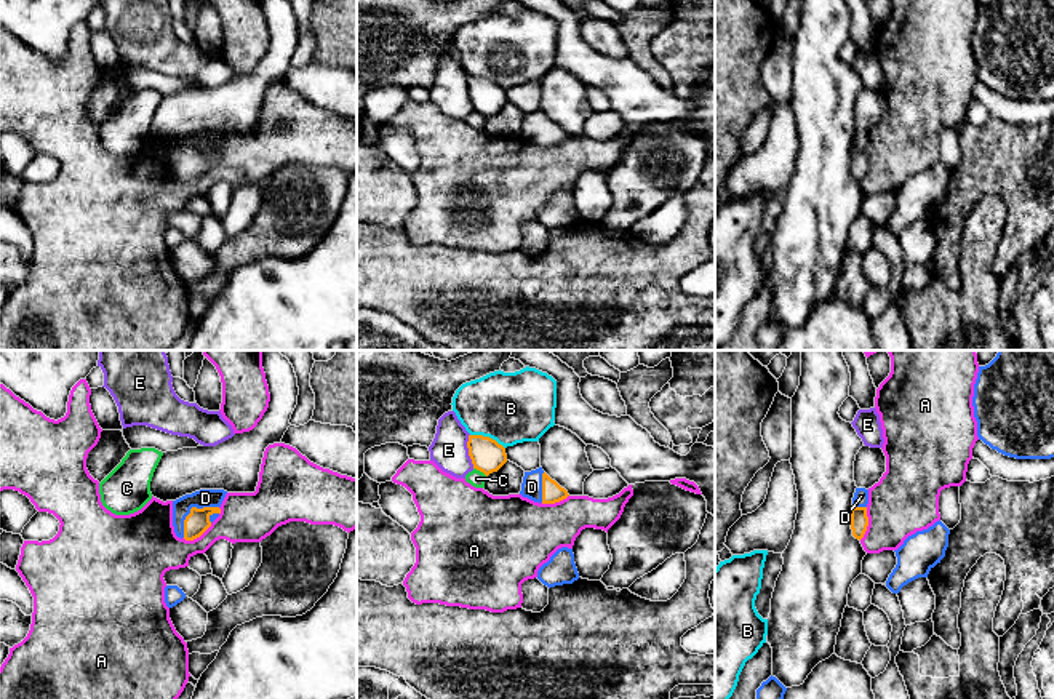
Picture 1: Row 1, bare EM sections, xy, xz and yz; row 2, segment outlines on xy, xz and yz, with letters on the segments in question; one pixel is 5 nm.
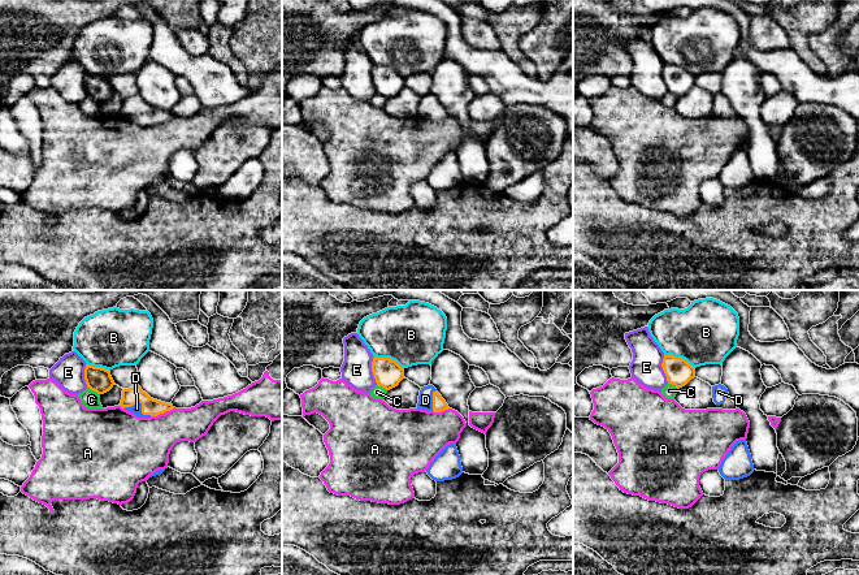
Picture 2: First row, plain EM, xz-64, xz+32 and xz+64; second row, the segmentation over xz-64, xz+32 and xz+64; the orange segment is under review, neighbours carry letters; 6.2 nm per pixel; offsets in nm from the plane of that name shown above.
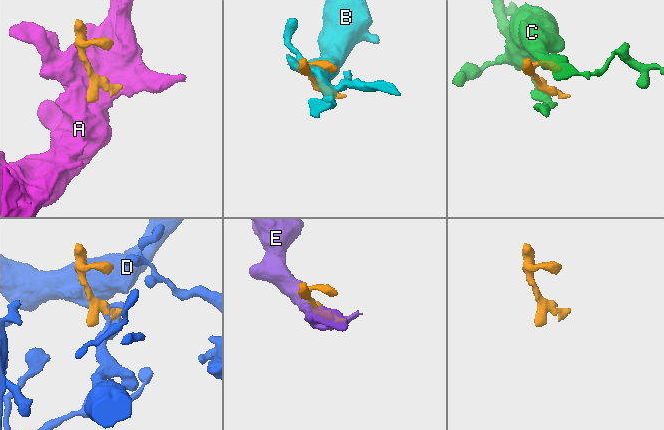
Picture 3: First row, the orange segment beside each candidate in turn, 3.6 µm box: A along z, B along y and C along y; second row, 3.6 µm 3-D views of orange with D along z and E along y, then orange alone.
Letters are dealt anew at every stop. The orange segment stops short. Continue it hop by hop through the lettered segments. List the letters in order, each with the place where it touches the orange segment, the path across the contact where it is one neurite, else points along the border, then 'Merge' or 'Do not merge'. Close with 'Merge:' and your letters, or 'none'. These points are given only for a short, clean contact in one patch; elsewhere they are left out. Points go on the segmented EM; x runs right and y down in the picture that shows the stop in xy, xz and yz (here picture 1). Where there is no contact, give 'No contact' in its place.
A: Touches orange at yz (867, 523). Do not merge
B: Touches orange at xz (488, 437). Do not merge
C: Touches orange at xz (480, 471). Do not merge
D: Touches orange at xy (191, 509). Path across: xy (197, 522), (191, 509), (205, 498). Merge
E: Touches orange at xz (469, 451). Do not merge
Merge: D

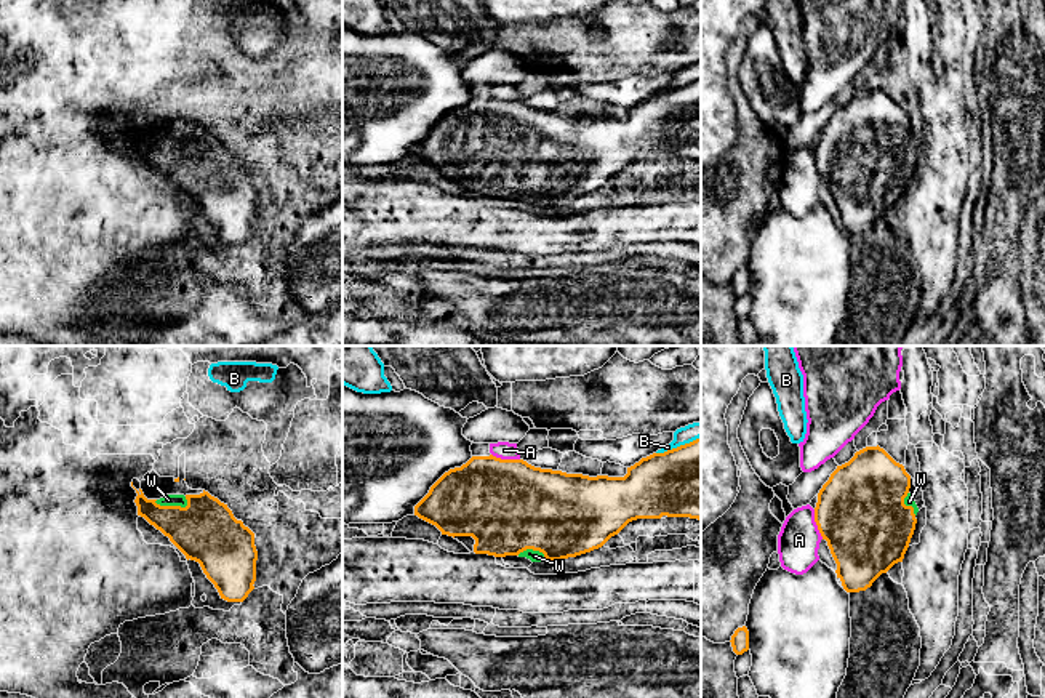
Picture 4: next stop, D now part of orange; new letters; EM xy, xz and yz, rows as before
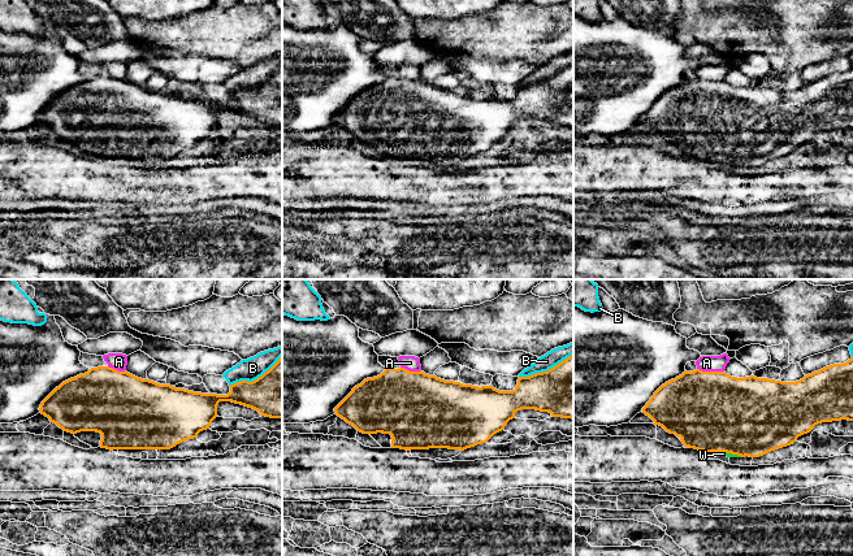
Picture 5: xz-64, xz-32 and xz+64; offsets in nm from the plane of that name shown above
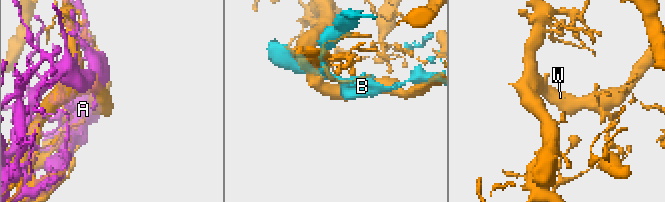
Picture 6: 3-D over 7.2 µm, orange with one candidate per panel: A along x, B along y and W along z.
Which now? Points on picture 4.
A: Touches orange at yz (816, 524). Do not merge
B: Touches orange at xz (677, 447). Do not merge
W: Touches orange at xy (172, 506). Path across: xy (205, 530), (186, 521), (172, 506), (168, 500). Merge
Merge: W

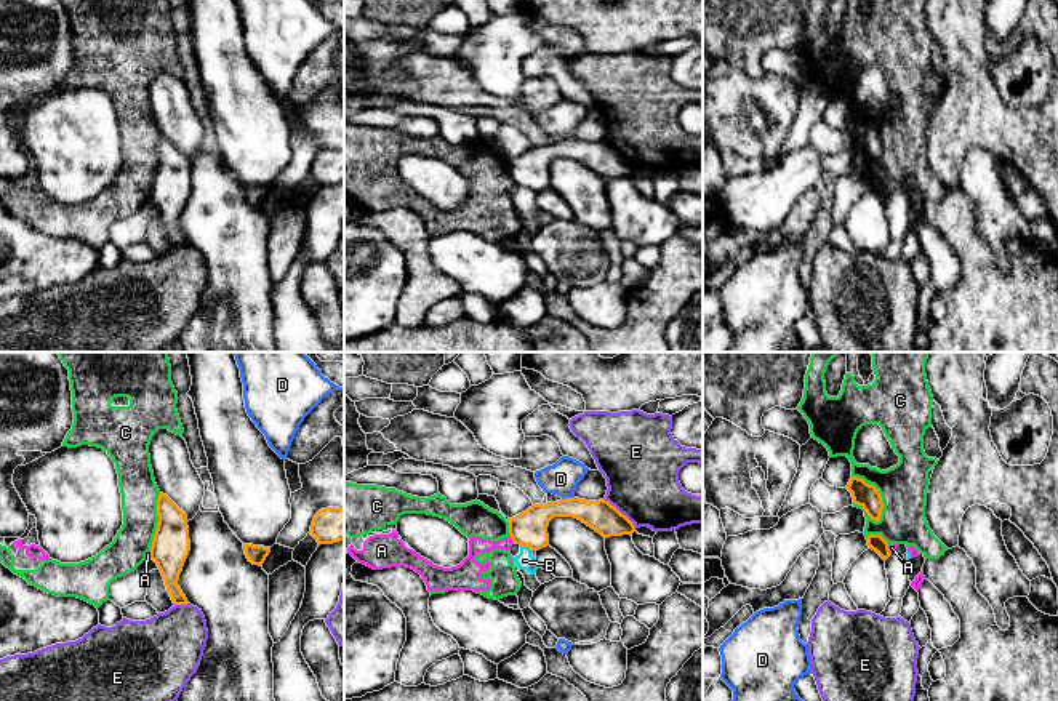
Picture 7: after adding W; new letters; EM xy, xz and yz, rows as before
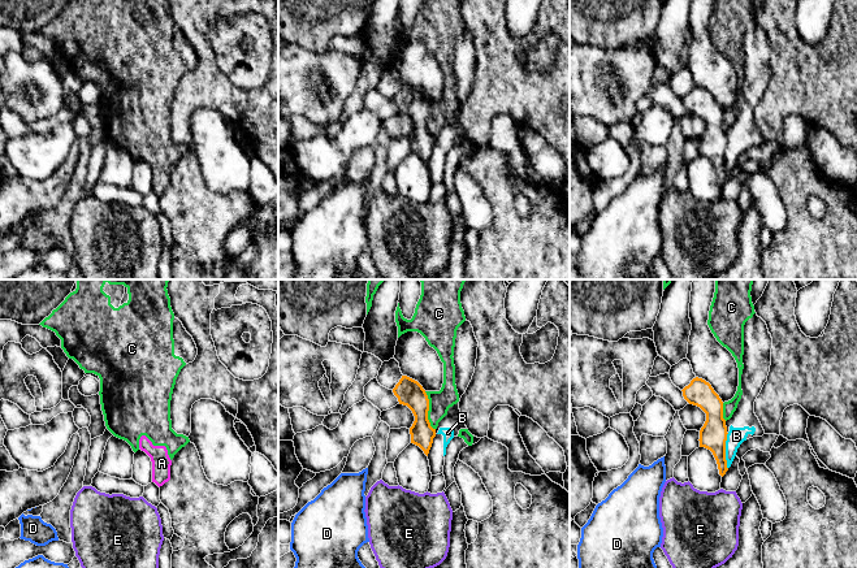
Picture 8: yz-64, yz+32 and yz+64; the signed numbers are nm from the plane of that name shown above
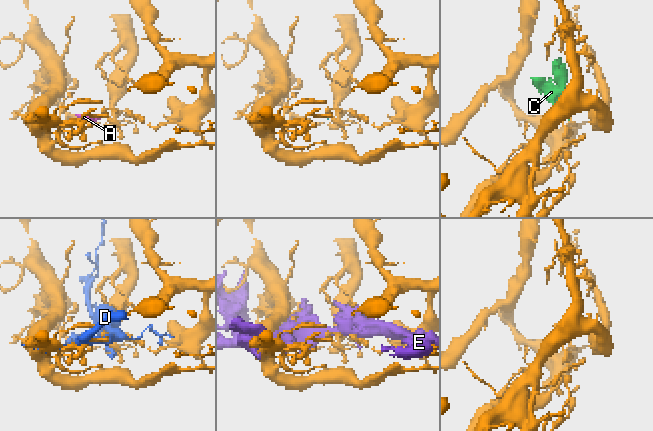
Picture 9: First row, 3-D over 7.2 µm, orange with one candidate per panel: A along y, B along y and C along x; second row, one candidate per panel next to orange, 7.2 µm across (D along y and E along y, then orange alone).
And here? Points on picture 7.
A: Touches orange at xz (511, 536). Boundary: xz (509, 533), (514, 541). Do not merge
B: Touches orange at xz (527, 546). Boundary: xz (520, 544), (532, 551). Do not merge
C: Touches orange at yz (879, 493). Boundary: yz (852, 476), (861, 477), (877, 490), (882, 503), (877, 522). Do not merge
D: Touches orange at xz (567, 498). Do not merge
E: Touches orange at xz (618, 511). Do not merge
Merge: none

